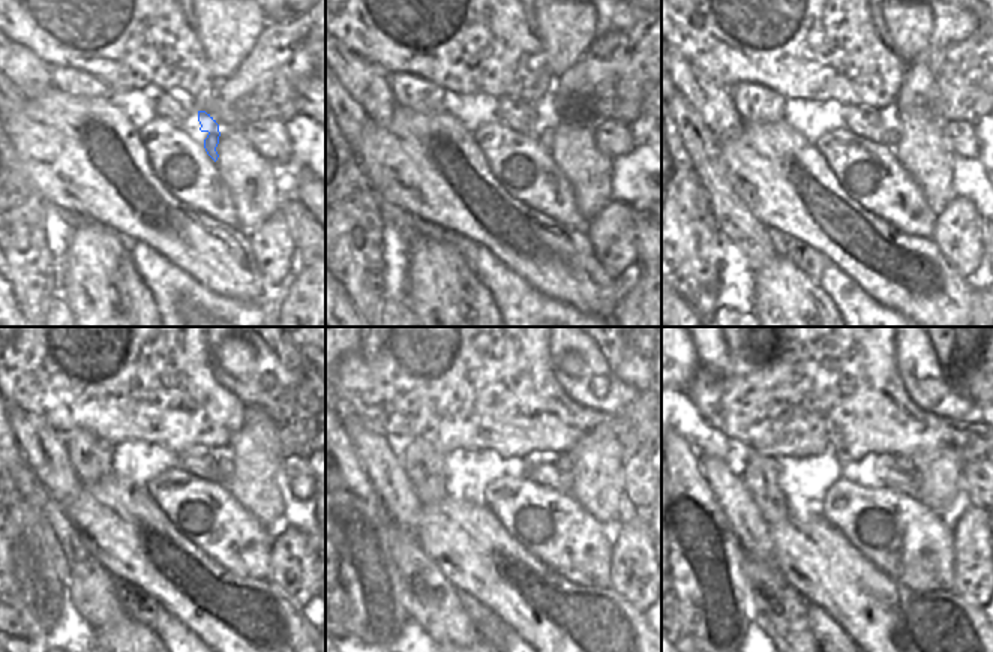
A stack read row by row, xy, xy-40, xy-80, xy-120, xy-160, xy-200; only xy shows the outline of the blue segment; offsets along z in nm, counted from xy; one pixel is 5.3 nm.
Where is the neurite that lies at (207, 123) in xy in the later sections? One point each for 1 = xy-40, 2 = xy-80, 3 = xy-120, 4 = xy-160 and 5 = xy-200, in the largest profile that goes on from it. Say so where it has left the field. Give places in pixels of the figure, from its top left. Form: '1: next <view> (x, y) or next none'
1: next xy-40 (548, 122)
2: next xy-80 (888, 117)
3: next xy-120 (225, 465)
4: next xy-160 (563, 463)
5: next xy-200 (903, 463)

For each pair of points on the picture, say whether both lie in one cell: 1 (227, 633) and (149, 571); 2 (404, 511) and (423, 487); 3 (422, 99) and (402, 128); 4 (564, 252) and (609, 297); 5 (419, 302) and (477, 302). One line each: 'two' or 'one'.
1: one
2: two
3: two
4: one
5: one

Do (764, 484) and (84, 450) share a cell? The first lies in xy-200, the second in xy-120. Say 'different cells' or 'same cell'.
same cell

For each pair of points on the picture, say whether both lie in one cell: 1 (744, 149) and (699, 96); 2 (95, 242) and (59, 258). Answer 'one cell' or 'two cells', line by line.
1: two cells
2: two cells

